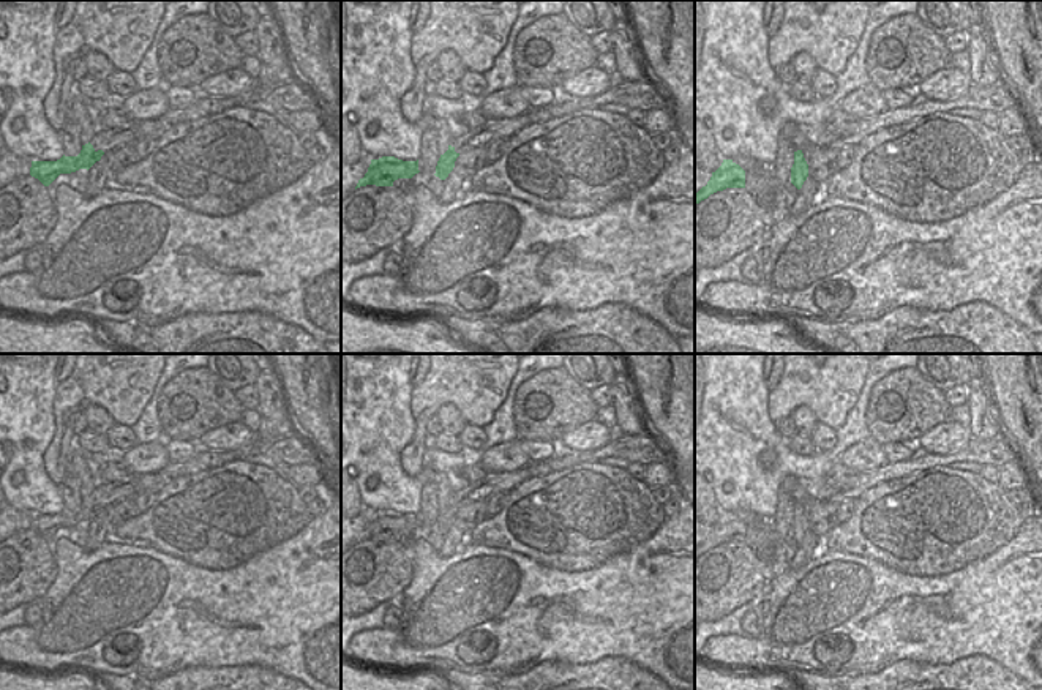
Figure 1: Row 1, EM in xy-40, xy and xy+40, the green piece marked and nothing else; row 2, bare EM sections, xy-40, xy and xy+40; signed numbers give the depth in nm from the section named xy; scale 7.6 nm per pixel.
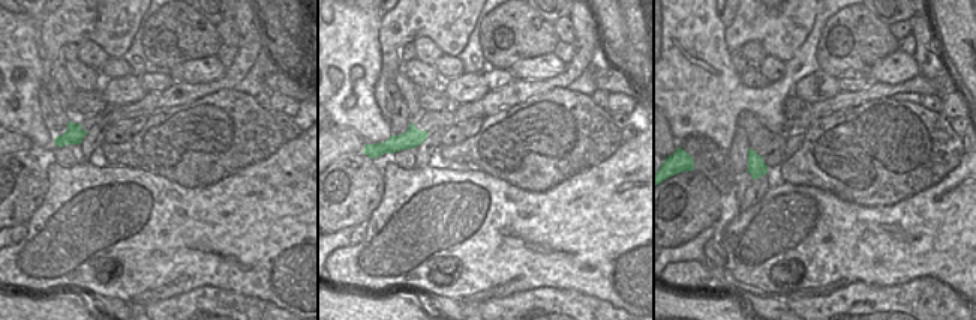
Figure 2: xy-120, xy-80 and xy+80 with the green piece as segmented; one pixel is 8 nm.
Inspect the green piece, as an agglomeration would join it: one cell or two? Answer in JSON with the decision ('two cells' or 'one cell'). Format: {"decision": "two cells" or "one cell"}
{"decision": "two cells"}

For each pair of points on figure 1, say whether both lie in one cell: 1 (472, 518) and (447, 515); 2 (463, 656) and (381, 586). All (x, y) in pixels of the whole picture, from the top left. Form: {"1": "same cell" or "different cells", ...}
{"1": "different cells", "2": "different cells"}

